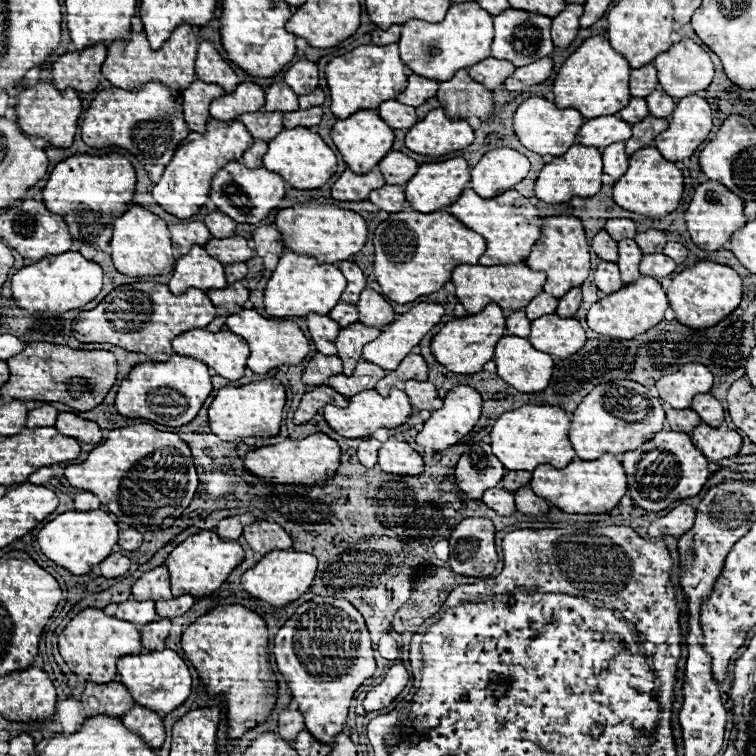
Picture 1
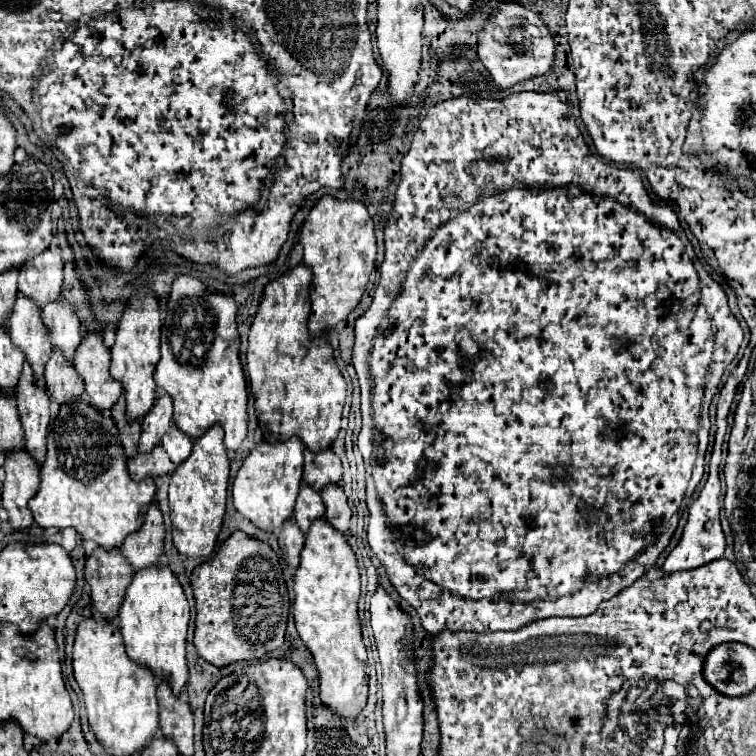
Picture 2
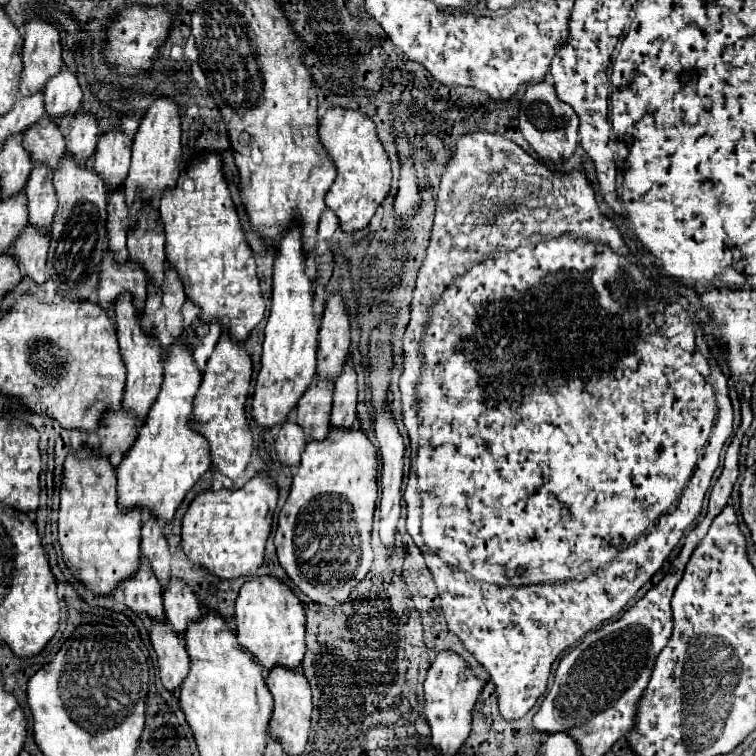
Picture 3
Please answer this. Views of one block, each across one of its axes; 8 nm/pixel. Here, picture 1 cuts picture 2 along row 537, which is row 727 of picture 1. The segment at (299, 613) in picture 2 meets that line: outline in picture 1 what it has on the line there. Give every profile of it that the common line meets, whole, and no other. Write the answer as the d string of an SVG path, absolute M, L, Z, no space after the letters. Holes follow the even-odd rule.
M316 596L298 606L292 618L278 630L274 658L290 682L306 730L316 740L322 740L322 744L332 744L334 736L346 728L346 714L354 692L376 672L374 650L362 614L348 600Z

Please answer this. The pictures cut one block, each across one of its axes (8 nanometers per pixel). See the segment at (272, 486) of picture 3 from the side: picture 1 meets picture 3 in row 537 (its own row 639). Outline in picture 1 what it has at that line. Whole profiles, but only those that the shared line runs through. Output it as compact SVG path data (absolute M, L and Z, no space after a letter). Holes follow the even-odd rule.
M242 604L216 606L182 634L182 650L198 670L208 694L222 694L228 702L228 734L240 738L248 728L268 720L276 706L276 676L268 656L268 628L260 614Z

